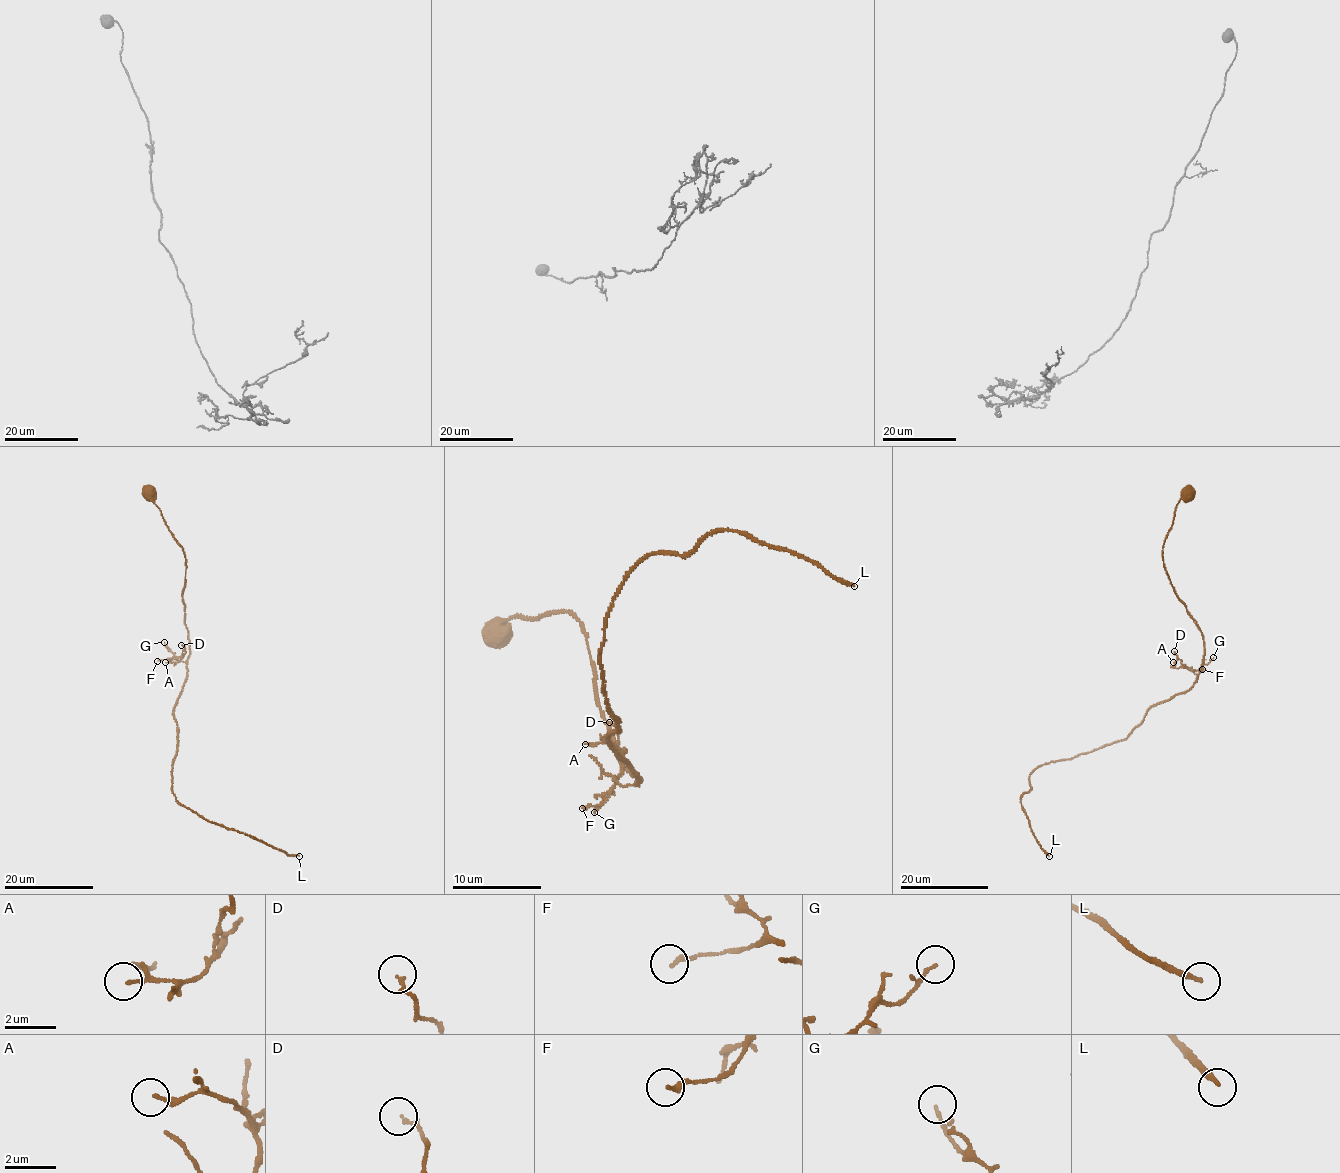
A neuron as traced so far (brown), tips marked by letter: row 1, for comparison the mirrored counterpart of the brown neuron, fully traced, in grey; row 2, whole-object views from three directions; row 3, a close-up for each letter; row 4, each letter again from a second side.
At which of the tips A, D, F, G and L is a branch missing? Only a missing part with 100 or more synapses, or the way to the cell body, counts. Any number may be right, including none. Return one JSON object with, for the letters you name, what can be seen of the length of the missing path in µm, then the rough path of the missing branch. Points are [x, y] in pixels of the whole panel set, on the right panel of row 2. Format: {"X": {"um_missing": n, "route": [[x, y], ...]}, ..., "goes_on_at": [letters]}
{"L": {"um_missing": 90}, "goes_on_at": ["L"]}

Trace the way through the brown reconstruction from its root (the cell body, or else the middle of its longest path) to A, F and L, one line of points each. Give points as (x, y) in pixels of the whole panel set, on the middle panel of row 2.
A: (501, 633), (515, 617), (580, 621), (602, 715), (641, 781), (623, 787), (622, 752), (585, 744)
F: (501, 633), (515, 617), (564, 611), (584, 628), (602, 715), (641, 781), (613, 781), (603, 802), (582, 808)
L: (501, 633), (573, 613), (639, 784), (608, 740), (619, 719), (600, 668), (632, 567), (732, 530), (854, 586)

